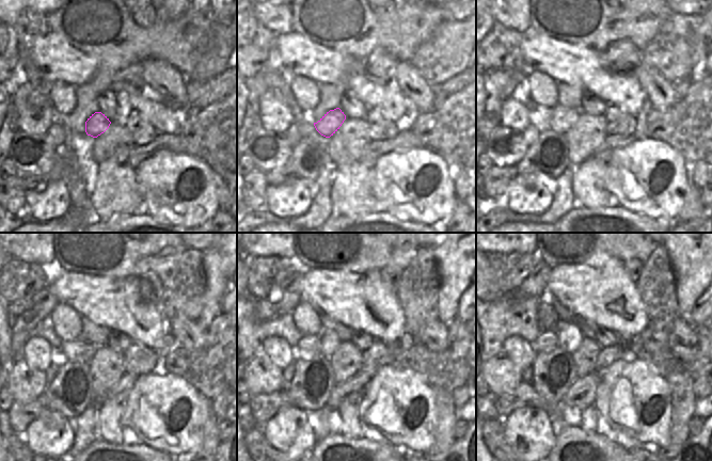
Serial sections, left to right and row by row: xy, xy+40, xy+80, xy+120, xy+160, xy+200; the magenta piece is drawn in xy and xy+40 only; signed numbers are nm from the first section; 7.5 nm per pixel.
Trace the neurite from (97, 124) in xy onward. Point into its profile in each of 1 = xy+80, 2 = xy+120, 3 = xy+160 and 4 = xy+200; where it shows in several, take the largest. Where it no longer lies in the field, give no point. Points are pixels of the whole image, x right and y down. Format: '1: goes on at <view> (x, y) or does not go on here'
1: goes on at xy+80 (564, 122)
2: goes on at xy+120 (86, 350)
3: goes on at xy+160 (327, 342)
4: goes on at xy+200 (568, 336)

